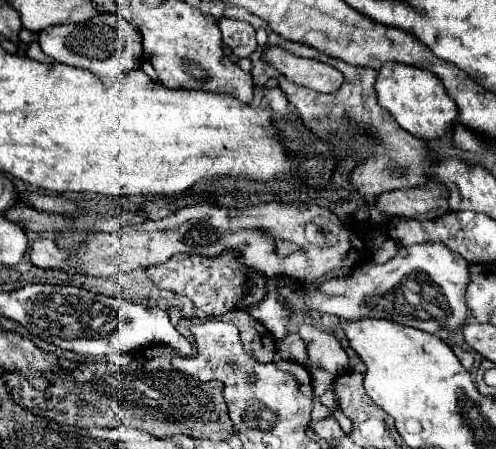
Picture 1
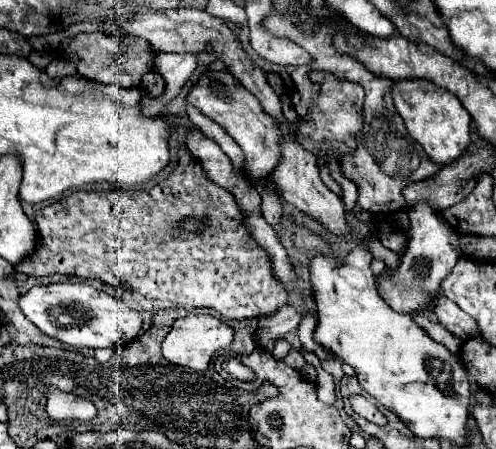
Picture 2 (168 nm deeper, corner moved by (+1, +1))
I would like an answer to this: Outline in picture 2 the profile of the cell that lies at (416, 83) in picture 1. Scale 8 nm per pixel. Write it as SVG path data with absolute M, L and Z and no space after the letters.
M397 80L393 84L395 108L405 120L409 134L423 146L435 164L453 164L471 144L471 116L457 96L427 80Z

